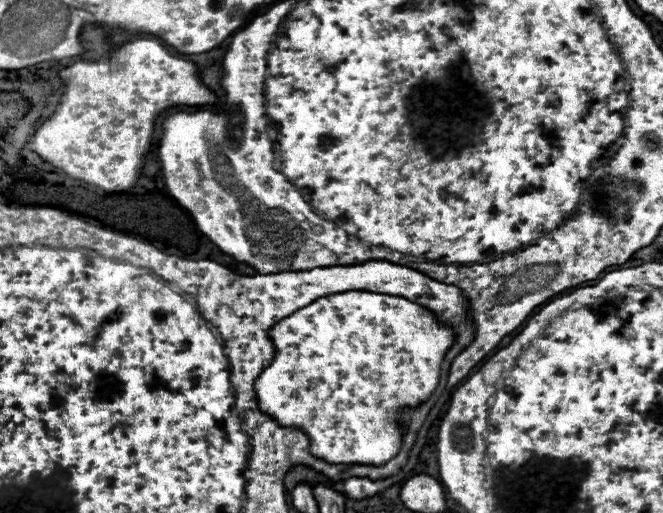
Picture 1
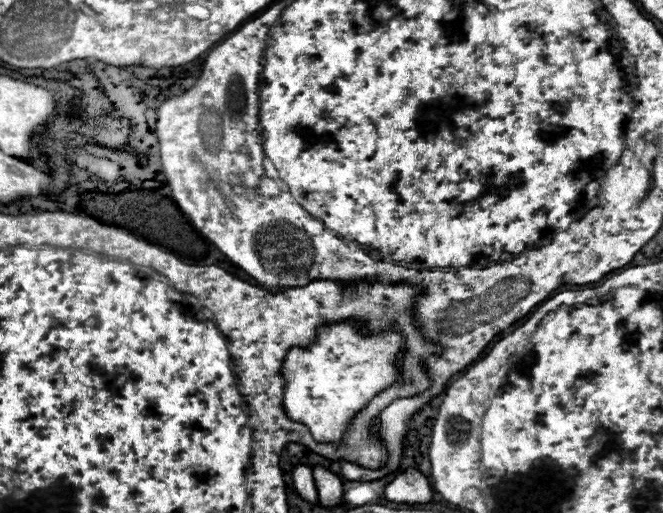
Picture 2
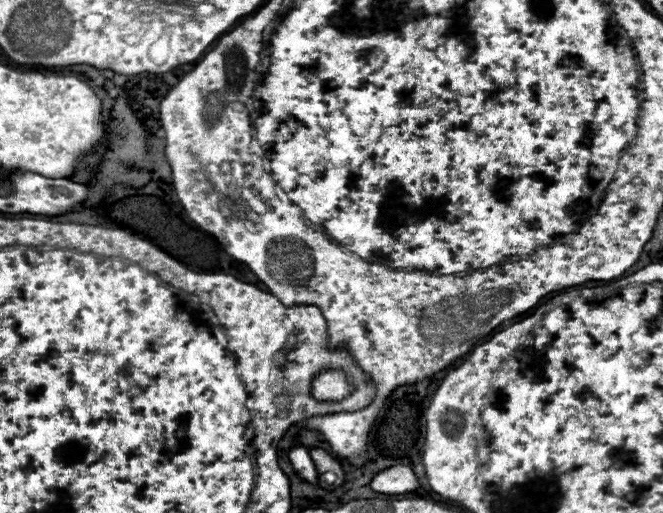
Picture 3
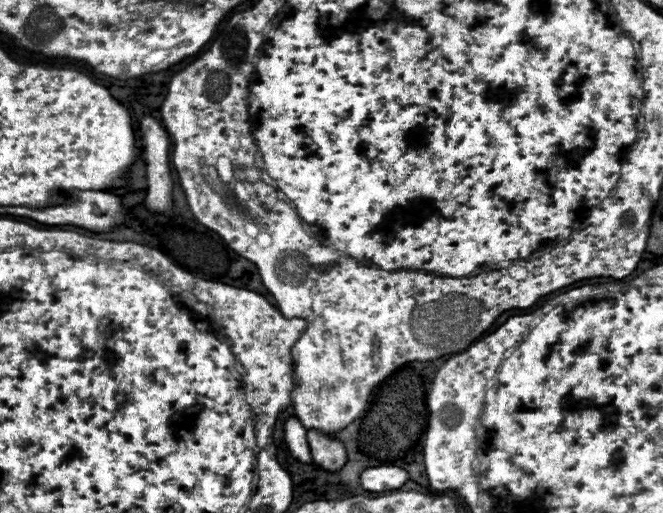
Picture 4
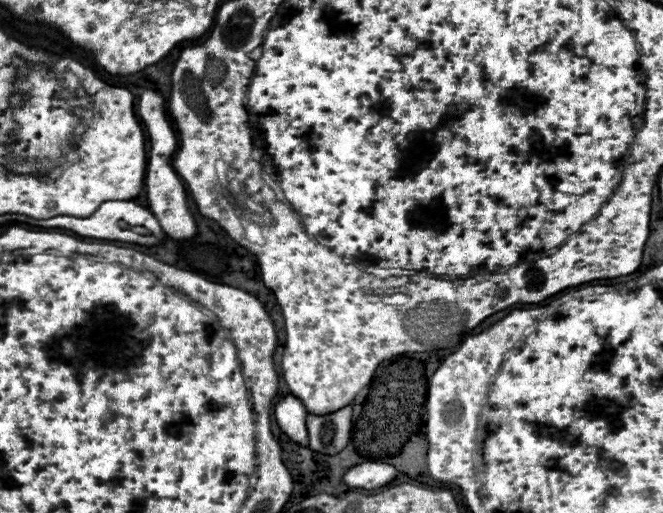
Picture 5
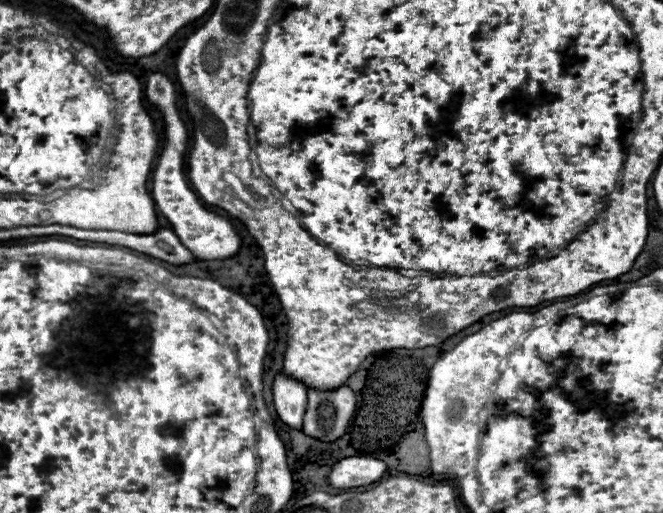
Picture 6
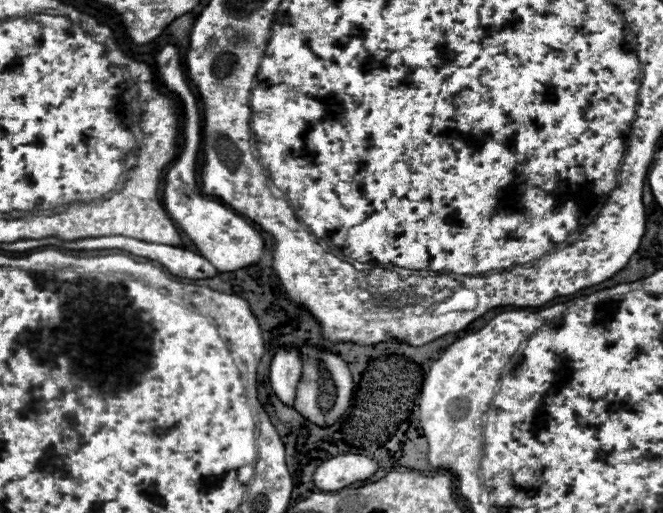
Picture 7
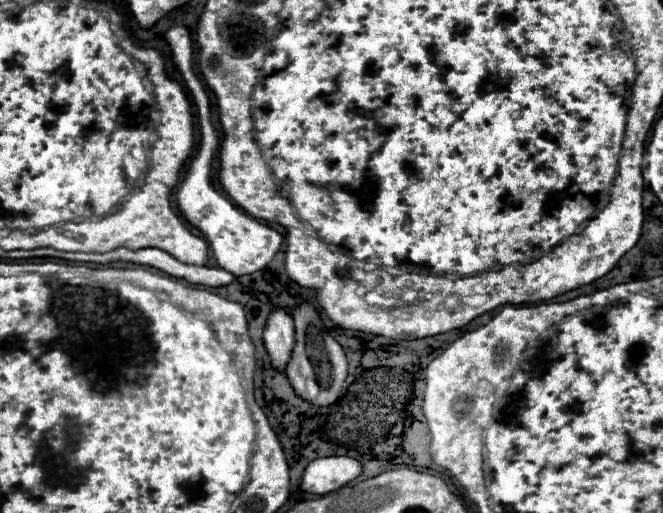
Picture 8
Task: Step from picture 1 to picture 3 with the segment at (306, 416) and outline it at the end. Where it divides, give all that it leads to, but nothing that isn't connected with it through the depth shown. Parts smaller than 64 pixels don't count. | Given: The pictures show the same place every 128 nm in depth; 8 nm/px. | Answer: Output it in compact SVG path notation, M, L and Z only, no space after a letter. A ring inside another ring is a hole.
M324 368L320 370L310 384L310 394L314 400L324 402L324 400L334 400L340 402L352 392L352 384L348 382L348 376L338 370L338 368Z

